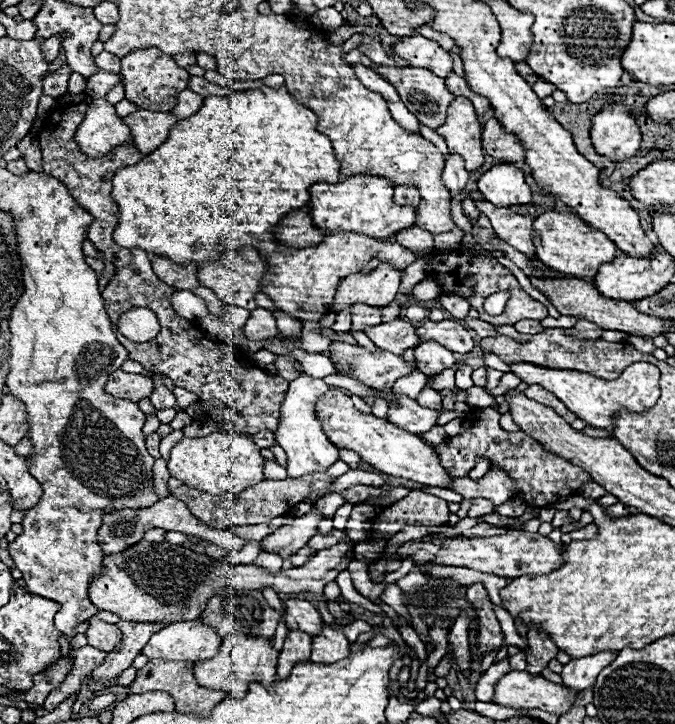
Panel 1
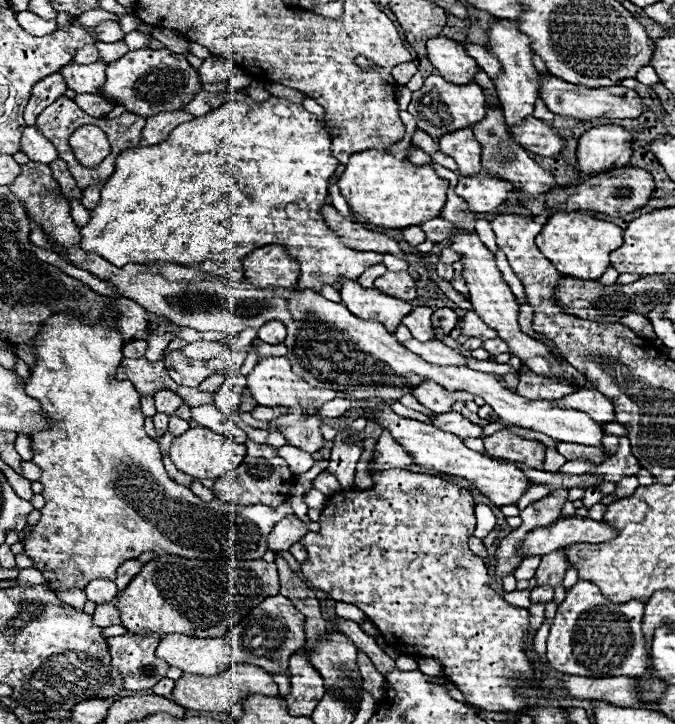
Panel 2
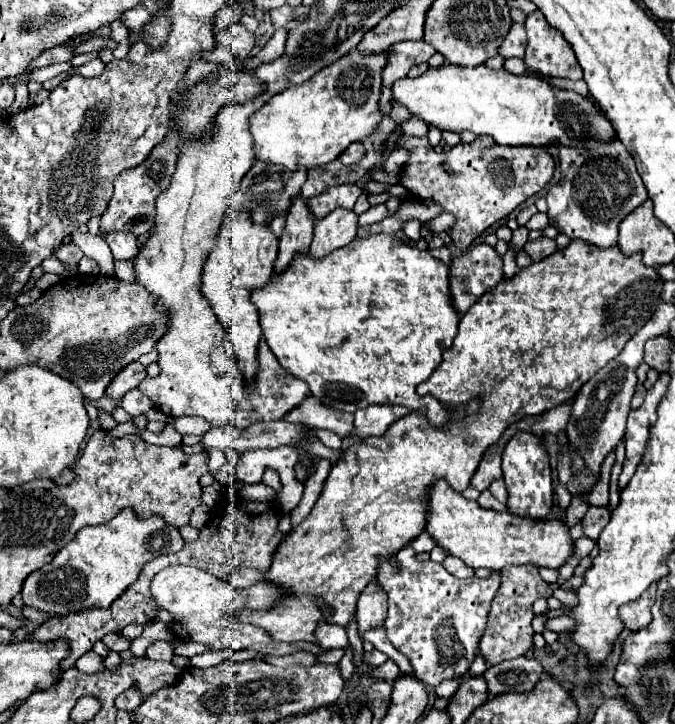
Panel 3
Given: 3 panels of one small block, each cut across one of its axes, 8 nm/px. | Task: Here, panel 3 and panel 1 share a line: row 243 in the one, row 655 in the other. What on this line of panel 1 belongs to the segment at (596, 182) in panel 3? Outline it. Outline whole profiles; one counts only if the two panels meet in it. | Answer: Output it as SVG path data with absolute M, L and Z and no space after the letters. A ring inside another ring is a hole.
M602 650L584 658L572 658L568 664L564 664L560 676L564 680L564 686L572 690L584 690L588 686L594 686L600 670L608 666L616 658L616 652L612 650Z

